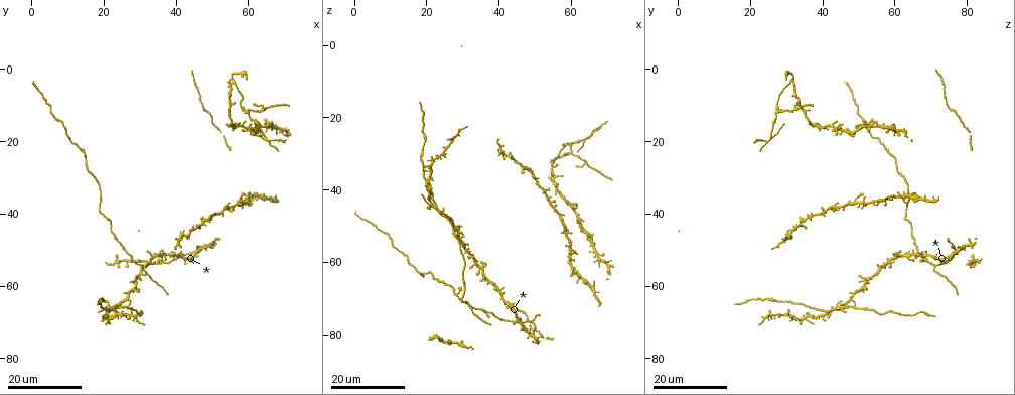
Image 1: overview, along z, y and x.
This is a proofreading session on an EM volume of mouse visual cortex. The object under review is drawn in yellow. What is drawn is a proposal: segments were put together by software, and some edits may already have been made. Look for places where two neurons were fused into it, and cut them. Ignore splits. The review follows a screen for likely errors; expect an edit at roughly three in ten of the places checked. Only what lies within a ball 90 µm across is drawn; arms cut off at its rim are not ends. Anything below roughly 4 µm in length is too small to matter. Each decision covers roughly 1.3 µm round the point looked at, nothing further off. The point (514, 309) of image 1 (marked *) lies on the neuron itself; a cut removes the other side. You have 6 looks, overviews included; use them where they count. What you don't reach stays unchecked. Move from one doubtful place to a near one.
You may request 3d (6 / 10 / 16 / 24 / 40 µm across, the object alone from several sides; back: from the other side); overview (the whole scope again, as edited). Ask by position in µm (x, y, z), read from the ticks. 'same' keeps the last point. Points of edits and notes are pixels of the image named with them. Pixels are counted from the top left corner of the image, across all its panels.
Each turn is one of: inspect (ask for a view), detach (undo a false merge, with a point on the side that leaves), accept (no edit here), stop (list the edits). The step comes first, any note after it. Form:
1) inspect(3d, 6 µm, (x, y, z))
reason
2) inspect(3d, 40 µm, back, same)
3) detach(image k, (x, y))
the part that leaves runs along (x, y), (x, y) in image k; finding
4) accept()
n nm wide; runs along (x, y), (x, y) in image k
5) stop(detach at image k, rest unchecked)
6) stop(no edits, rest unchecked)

inspect(3d, 24 µm, (46.5, 50.0, 77.0))
a fork

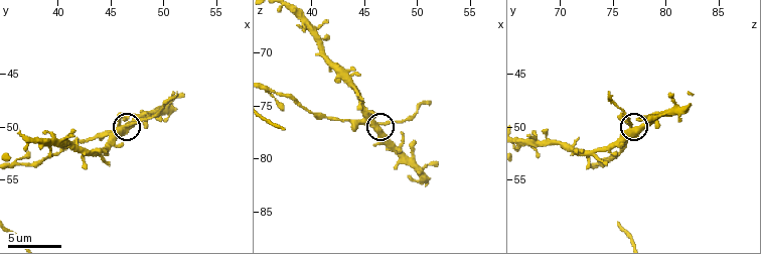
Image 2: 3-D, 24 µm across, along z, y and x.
inspect(3d, 6 µm, (46.4, 50.0, 77.4))

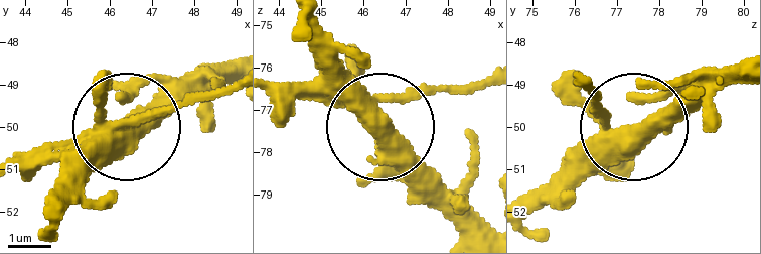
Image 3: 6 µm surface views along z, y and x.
accept()
3 arms; runs along (527, 205), (592, 172), (708, 68) in image 3; one neuron here

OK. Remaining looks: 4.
inspect(3d, 24 µm, (26.0, 66.5, 49.0))
two arms in line, one across

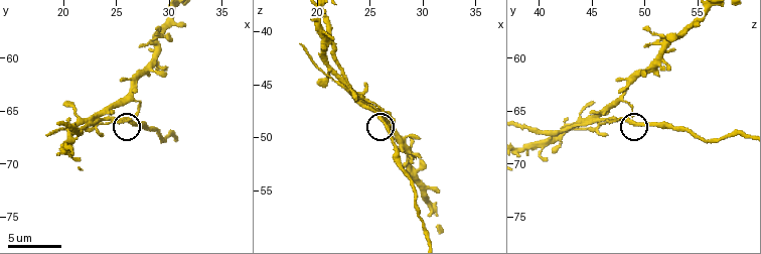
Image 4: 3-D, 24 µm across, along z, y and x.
inspect(3d, 6 µm, (26.4, 66.2, 48.8))
closer look

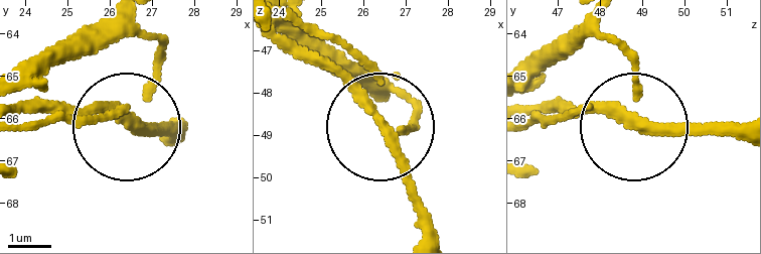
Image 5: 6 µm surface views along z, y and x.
accept()
3 arms; one neuron here

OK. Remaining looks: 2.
stop(no edits, rest unchecked)

